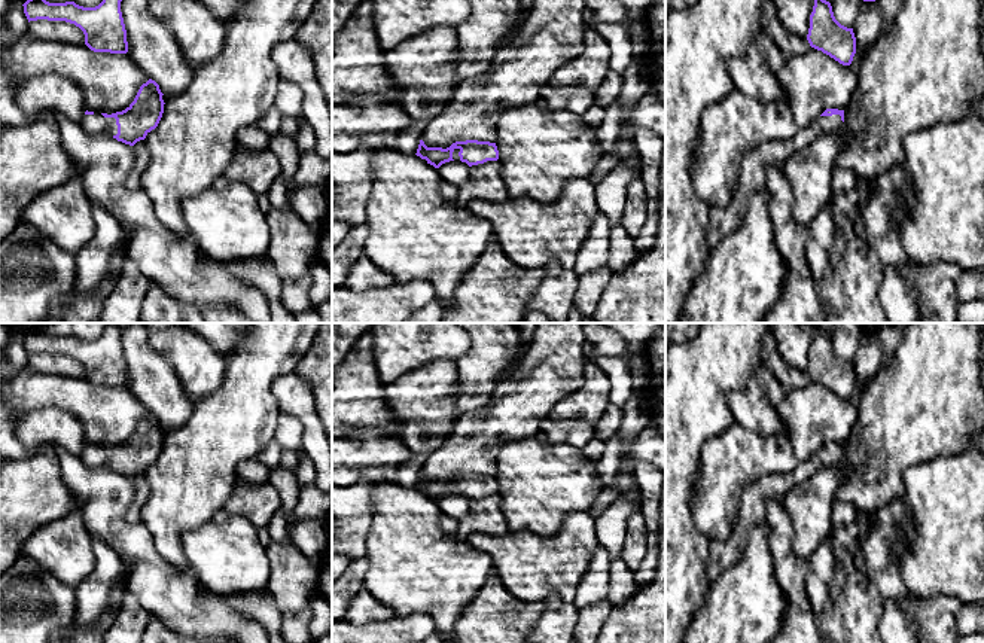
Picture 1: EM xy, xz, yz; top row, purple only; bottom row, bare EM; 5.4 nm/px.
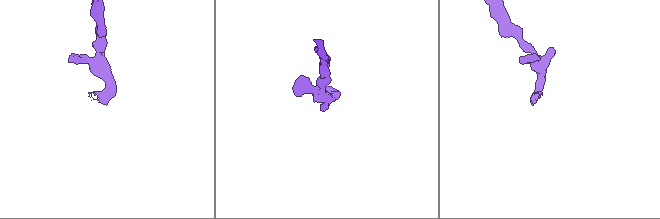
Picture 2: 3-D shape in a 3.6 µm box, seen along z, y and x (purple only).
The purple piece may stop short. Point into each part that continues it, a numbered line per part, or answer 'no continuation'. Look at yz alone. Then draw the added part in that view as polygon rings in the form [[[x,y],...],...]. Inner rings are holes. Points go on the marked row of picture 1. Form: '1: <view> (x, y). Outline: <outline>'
1: yz (724, 221). Outline: [[[840,115],[820,116],[787,140],[770,140],[749,150],[740,165],[737,188],[725,207],[713,207],[706,229],[710,247],[719,244],[726,235],[743,223],[753,193],[765,188],[767,167],[783,168],[785,162],[798,150],[807,147],[822,134],[834,134],[843,125]]]

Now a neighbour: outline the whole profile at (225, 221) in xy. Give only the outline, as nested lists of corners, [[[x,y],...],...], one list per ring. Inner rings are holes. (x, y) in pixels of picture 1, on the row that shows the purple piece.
[[[220,176],[205,191],[186,196],[182,213],[186,228],[207,257],[225,263],[266,257],[266,214],[246,183]]]

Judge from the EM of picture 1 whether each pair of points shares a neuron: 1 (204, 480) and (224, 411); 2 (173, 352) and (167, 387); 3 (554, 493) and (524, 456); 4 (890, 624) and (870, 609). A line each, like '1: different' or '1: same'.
1: same
2: different
3: same
4: different

